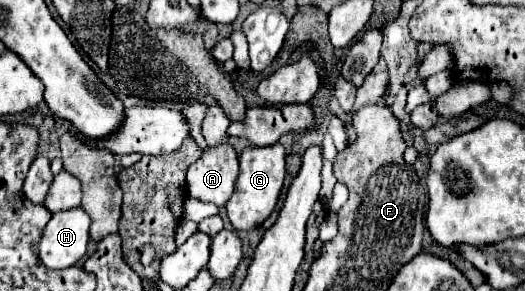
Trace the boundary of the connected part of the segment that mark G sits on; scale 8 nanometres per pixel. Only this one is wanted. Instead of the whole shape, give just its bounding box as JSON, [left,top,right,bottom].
[227,145,285,231]

